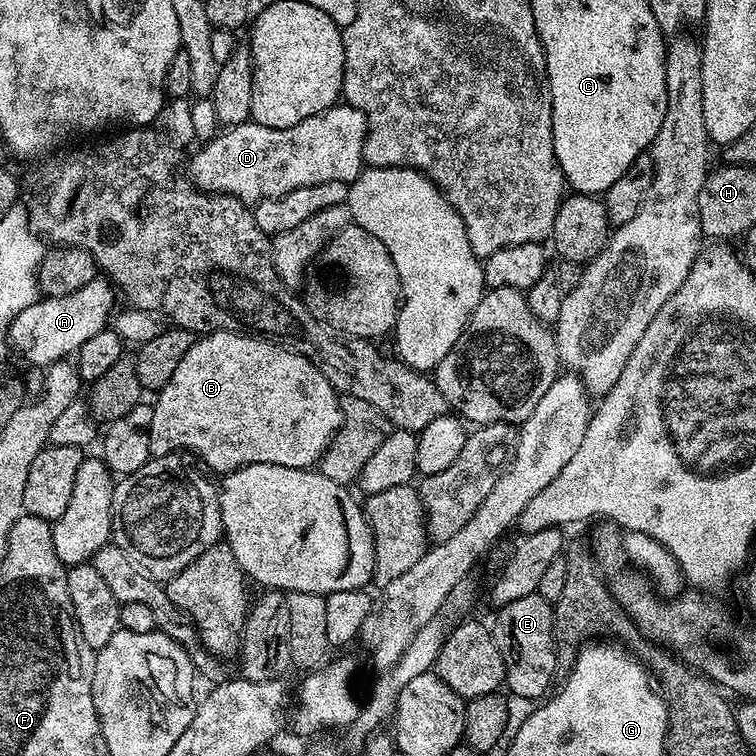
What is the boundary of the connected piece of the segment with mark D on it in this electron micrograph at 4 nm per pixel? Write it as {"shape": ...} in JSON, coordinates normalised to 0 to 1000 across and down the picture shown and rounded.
{"shape":[[[446,135],[438,143],[426,146],[421,151],[415,151],[410,156],[405,156],[399,161],[394,161],[389,167],[378,167],[377,169],[358,169],[357,167],[347,167],[337,161],[327,164],[311,164],[307,169],[296,169],[290,177],[280,181],[269,192],[266,201],[259,201],[254,206],[254,228],[251,226],[251,237],[267,254],[292,254],[300,259],[308,259],[323,266],[329,272],[336,272],[344,265],[356,265],[357,262],[368,262],[373,257],[384,257],[384,251],[394,251],[399,246],[421,246],[421,241],[452,241],[458,245],[466,245],[475,235],[478,228],[481,226],[484,218],[481,216],[481,189],[484,188],[484,177],[487,176],[487,159],[479,151],[479,146],[467,143],[459,135]]]}

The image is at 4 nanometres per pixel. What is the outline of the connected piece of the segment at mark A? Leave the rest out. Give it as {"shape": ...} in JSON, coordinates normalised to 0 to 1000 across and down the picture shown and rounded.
{"shape":[[[142,369],[120,370],[108,384],[86,392],[50,394],[11,433],[11,452],[15,464],[22,466],[32,476],[42,481],[62,484],[77,476],[94,472],[114,452],[114,447],[124,447],[138,434],[144,433],[149,417],[155,388]]]}

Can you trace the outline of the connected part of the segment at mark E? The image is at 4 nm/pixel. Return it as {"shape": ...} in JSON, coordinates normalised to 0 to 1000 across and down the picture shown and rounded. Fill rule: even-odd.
{"shape":[[[705,786],[685,791],[685,796],[675,796],[655,811],[656,825],[649,827],[649,833],[656,844],[659,865],[664,865],[667,902],[676,919],[701,923],[709,929],[731,909],[730,893],[737,893],[738,889],[735,841],[730,836],[731,808],[731,800],[726,795]]]}

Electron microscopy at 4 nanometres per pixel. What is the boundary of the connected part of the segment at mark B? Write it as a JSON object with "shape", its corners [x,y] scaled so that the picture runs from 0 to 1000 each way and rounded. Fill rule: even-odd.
{"shape":[[[276,439],[255,448],[251,463],[246,463],[241,479],[235,479],[225,505],[220,505],[220,511],[213,513],[205,525],[201,534],[201,557],[198,558],[198,595],[202,604],[224,603],[228,598],[238,598],[239,595],[259,606],[266,603],[283,623],[291,624],[290,627],[300,627],[332,614],[413,619],[422,615],[425,603],[433,598],[434,591],[439,587],[439,581],[454,565],[455,541],[451,525],[442,509],[403,471],[396,471],[393,466],[388,466],[385,460],[377,460],[372,454],[345,447],[337,442]]]}

